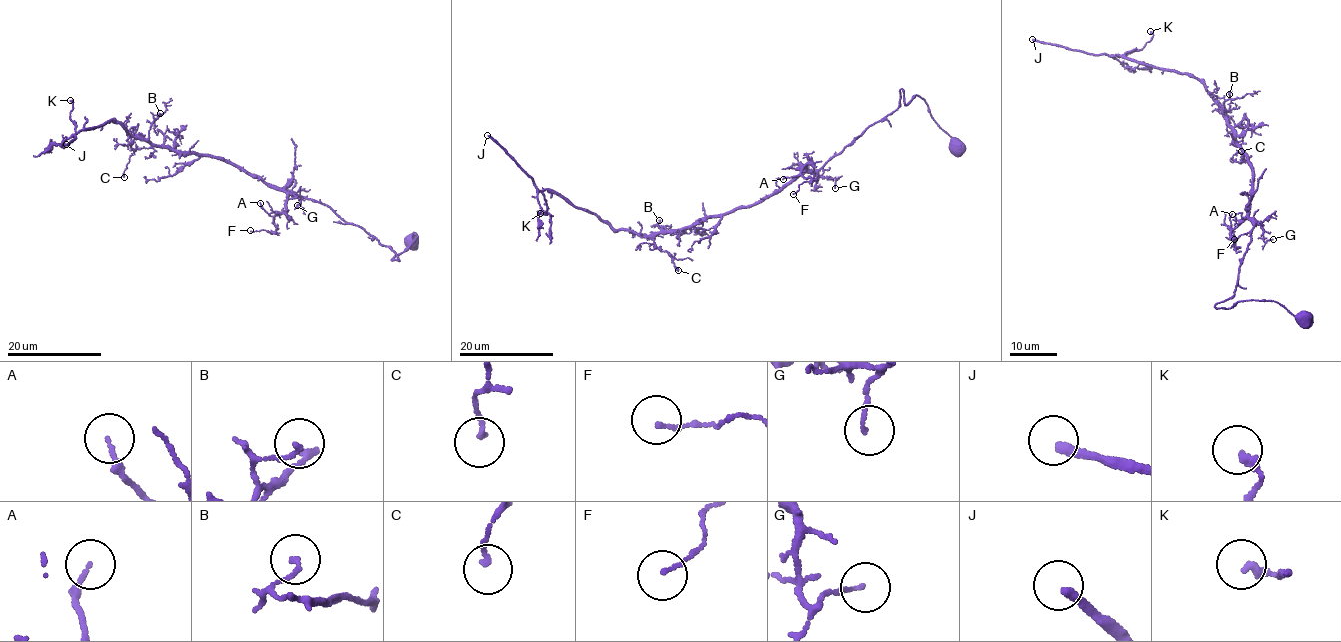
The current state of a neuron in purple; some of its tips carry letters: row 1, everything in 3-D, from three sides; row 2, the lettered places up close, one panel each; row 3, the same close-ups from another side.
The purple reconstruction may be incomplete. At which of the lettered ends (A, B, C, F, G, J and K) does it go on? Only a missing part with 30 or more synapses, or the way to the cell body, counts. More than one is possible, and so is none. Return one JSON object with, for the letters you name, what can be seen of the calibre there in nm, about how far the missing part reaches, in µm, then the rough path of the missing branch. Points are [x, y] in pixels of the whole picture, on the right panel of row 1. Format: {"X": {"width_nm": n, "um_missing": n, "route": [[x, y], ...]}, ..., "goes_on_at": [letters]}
{"J": {"width_nm": 260, "um_missing": 60}, "goes_on_at": ["J"]}

